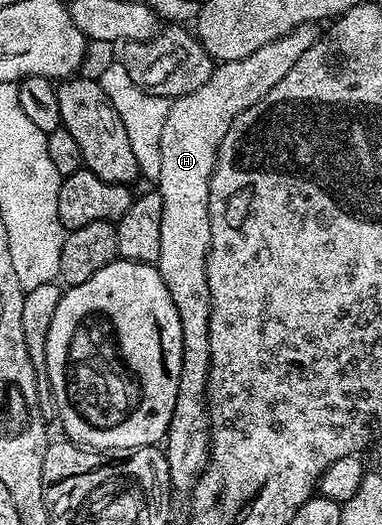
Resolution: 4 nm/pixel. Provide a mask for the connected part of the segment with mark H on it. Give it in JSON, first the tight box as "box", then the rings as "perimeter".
{"box":[158,23,321,494],"perimeter":[[[309,23],[294,27],[282,39],[274,39],[266,43],[266,47],[258,47],[254,55],[246,55],[246,59],[234,59],[217,64],[213,68],[210,79],[198,87],[198,91],[190,91],[186,95],[175,98],[168,106],[166,123],[162,127],[162,171],[158,182],[158,192],[162,195],[162,251],[158,268],[166,287],[170,291],[170,299],[174,299],[174,307],[178,307],[178,319],[182,319],[182,379],[178,379],[178,403],[174,403],[174,415],[170,419],[166,452],[170,479],[173,490],[177,494],[191,494],[196,485],[196,478],[204,474],[208,465],[210,452],[210,426],[208,424],[208,372],[210,371],[210,287],[206,279],[206,258],[208,248],[212,246],[210,235],[210,219],[208,218],[208,192],[210,179],[216,166],[216,156],[220,150],[226,131],[230,131],[230,123],[242,111],[254,107],[258,99],[262,99],[274,87],[274,83],[282,83],[286,79],[290,67],[314,47],[320,38],[321,30],[315,24]]]}

